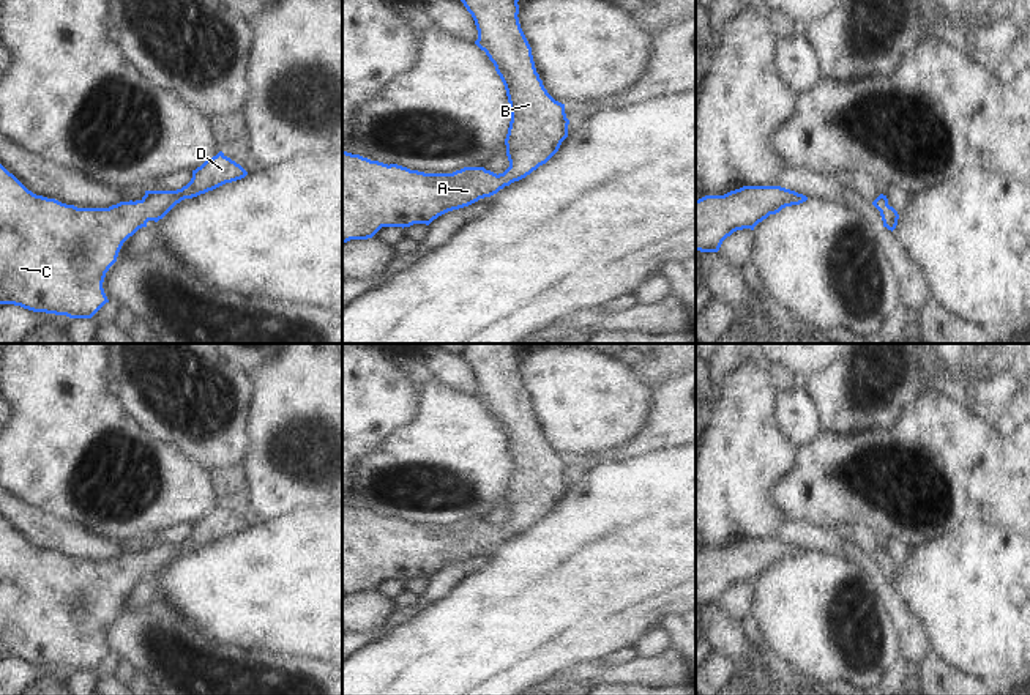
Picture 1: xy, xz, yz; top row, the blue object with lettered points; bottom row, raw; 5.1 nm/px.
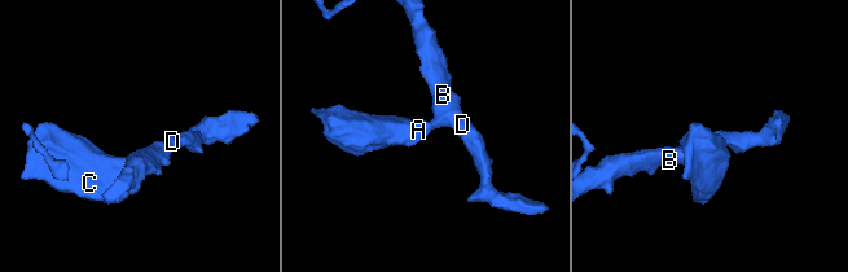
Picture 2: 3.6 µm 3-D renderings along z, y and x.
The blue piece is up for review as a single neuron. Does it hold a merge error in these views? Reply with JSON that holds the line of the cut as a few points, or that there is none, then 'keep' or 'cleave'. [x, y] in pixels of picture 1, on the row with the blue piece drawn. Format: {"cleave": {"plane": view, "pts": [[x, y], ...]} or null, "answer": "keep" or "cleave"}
{"cleave": null, "answer": "keep"}

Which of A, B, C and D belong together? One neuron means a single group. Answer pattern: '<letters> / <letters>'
A B C D

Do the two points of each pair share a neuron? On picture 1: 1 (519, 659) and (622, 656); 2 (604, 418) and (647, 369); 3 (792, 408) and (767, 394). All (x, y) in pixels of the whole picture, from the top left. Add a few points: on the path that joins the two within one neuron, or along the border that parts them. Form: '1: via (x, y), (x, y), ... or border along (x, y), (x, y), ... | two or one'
1: border along (631, 646), (615, 650), (601, 657) | two
2: border along (630, 367), (649, 390) | two
3: border along (776, 394), (775, 424), (784, 435) | two

